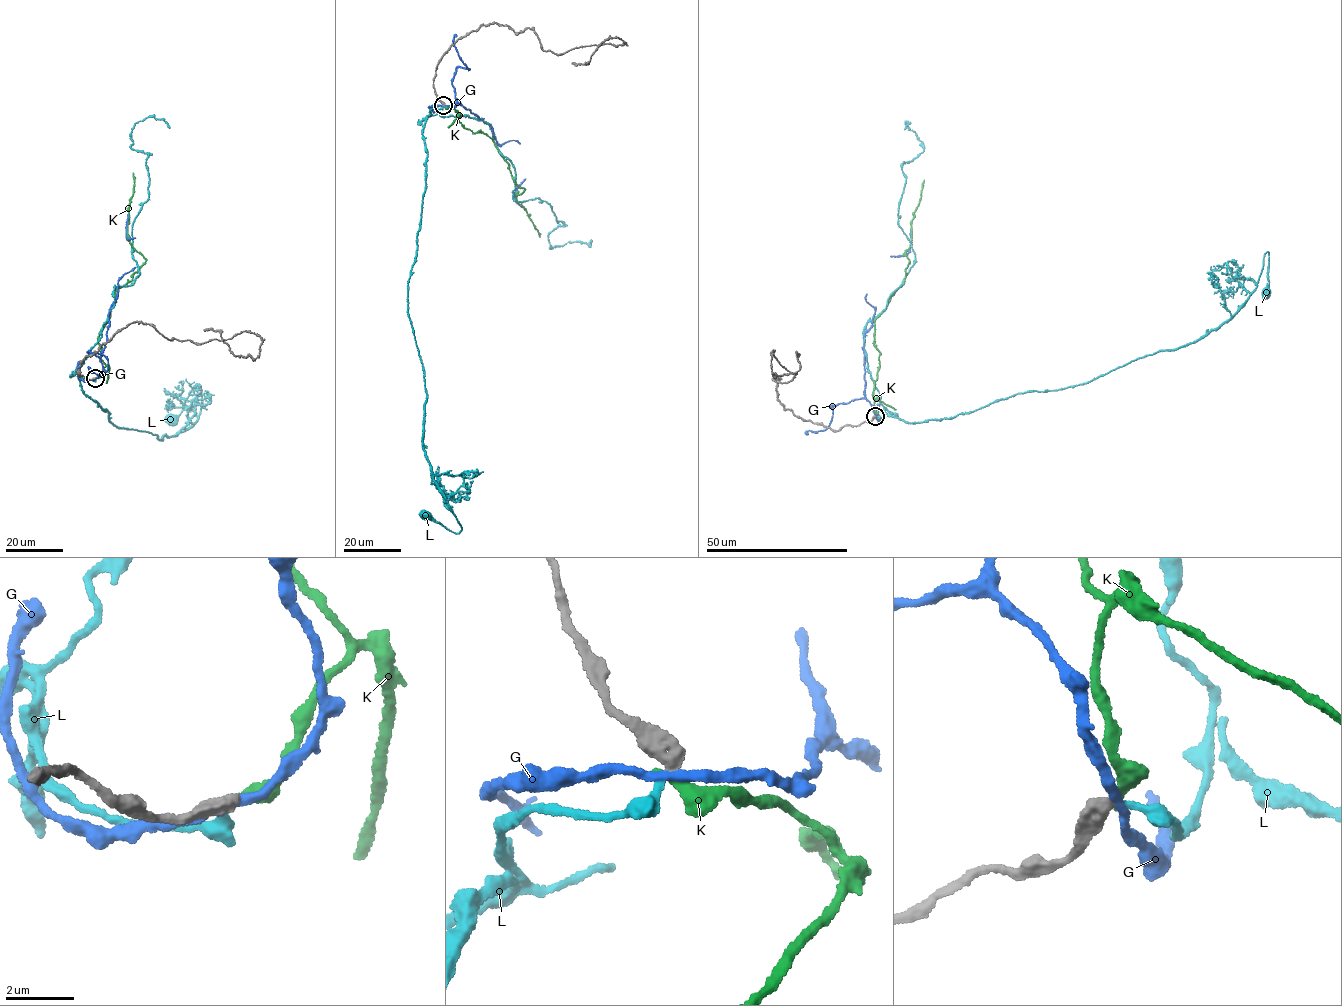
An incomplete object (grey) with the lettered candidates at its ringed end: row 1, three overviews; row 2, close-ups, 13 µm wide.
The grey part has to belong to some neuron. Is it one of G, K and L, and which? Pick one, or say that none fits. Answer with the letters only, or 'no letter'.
L

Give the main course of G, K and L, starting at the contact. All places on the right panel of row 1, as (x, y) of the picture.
G: (875, 416), (865, 396), (863, 338), (875, 311), (865, 297), (890, 256), (908, 252), (910, 228)
K: (875, 415), (880, 352), (874, 344), (874, 320), (902, 284), (910, 262), (911, 221), (924, 179)
L: (876, 416), (911, 423), (954, 418), (1017, 394), (1089, 382), (1193, 343), (1244, 306), (1267, 252), (1266, 292)

